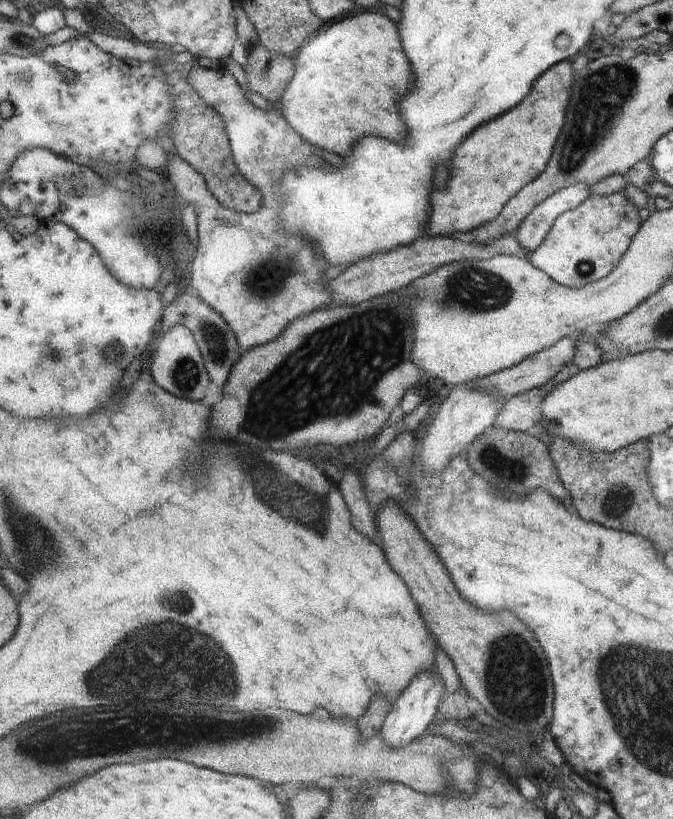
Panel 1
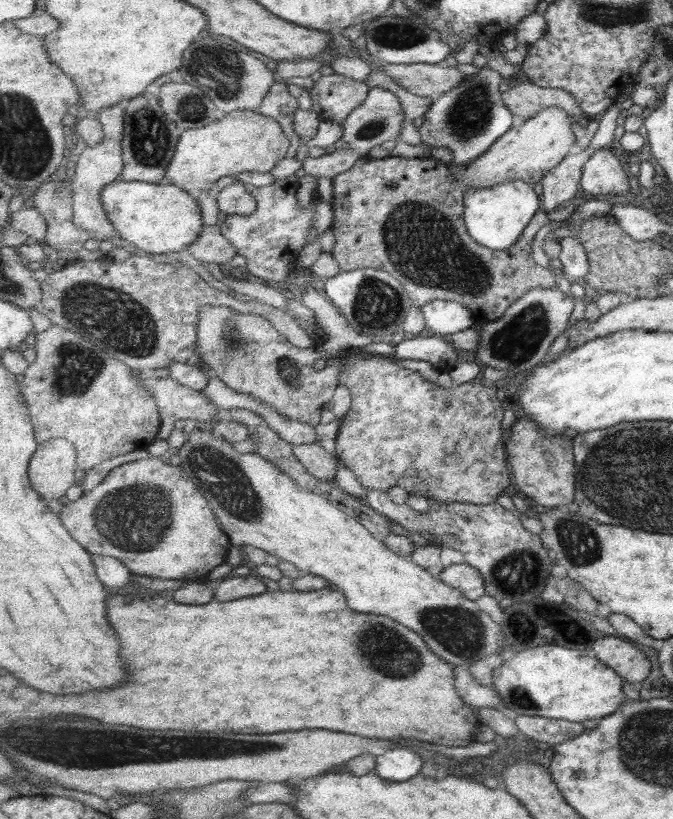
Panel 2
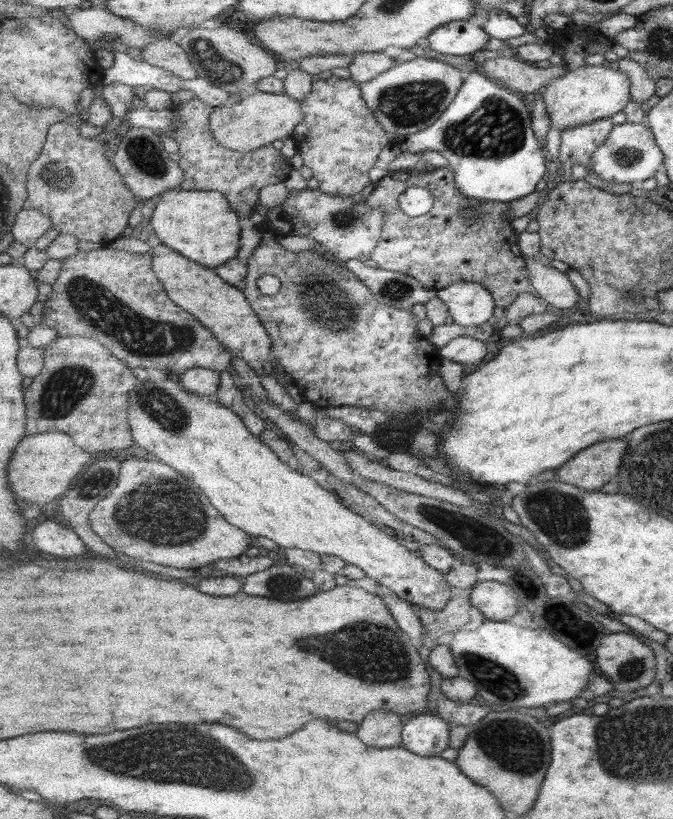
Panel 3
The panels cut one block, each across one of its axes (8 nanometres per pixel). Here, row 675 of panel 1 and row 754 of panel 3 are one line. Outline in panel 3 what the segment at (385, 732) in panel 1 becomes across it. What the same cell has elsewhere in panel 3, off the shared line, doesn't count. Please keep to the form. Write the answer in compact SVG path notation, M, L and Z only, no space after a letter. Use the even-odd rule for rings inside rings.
M428 712L406 718L402 746L421 756L437 756L450 747L451 726L443 717Z

